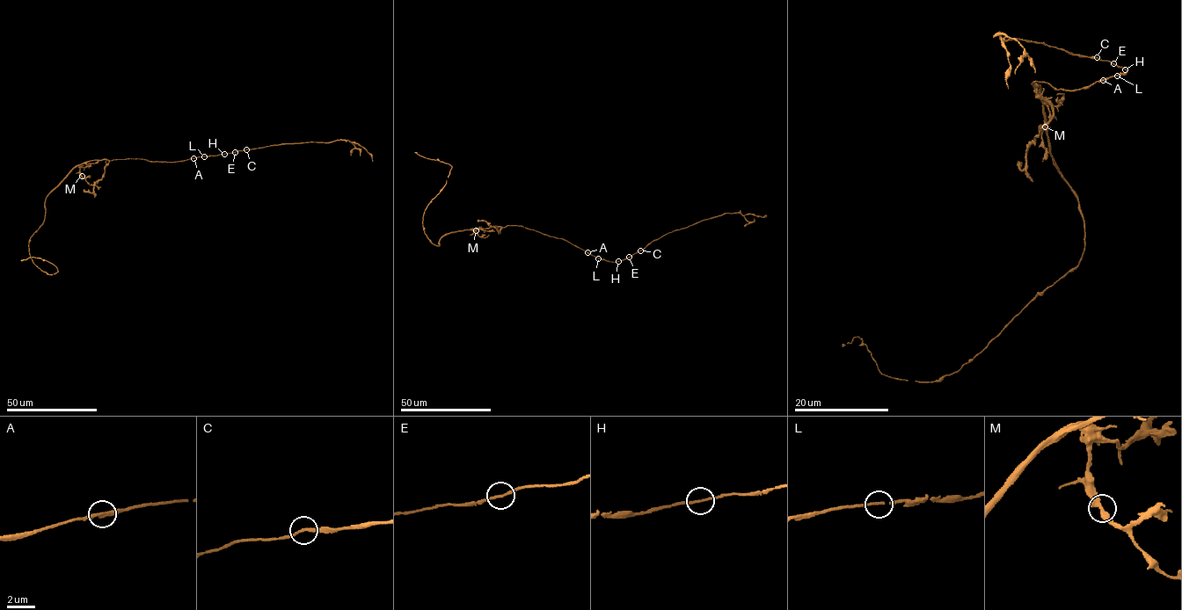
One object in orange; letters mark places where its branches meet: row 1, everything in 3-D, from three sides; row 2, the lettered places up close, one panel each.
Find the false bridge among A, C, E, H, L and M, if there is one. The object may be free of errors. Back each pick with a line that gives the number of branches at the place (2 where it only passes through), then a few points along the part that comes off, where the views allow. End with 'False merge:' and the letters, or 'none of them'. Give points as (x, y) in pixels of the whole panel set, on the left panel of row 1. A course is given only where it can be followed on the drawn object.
False merge: none of them

